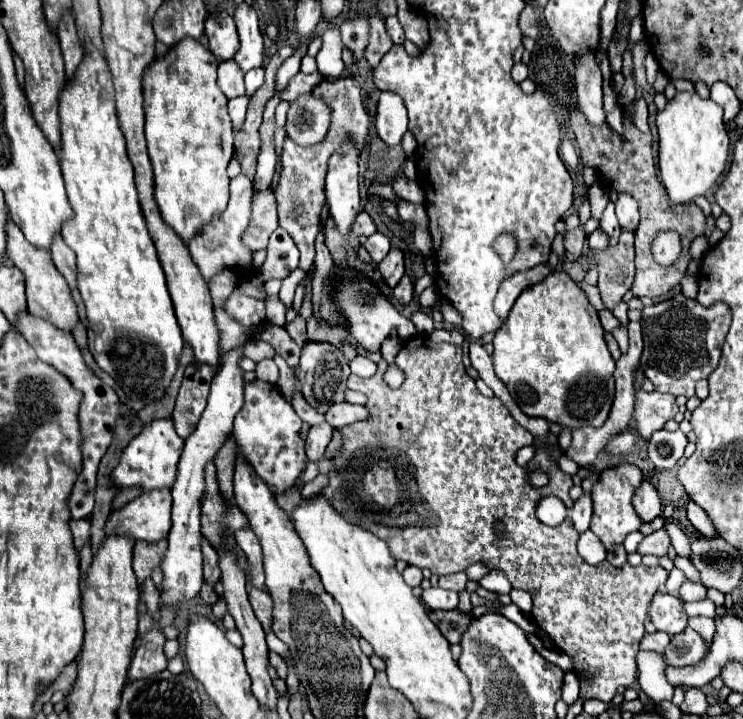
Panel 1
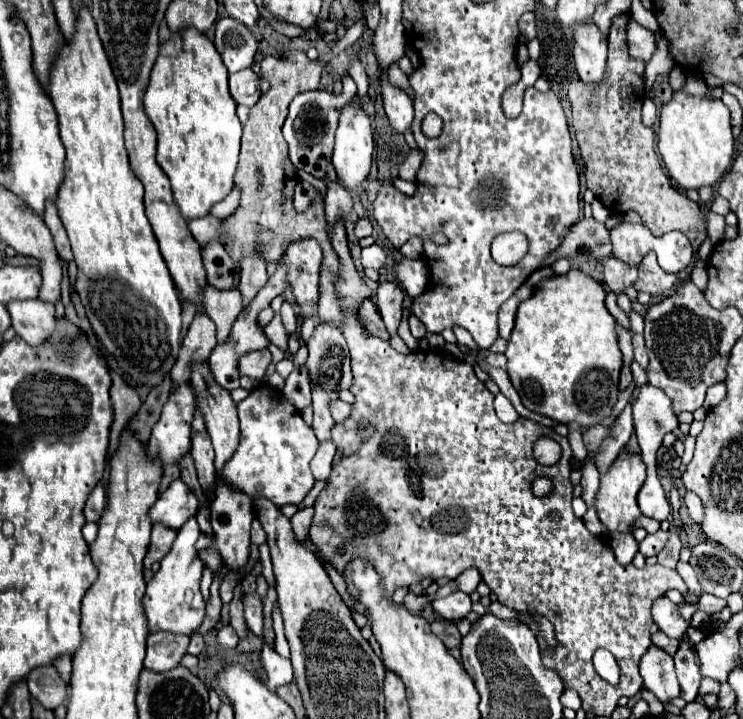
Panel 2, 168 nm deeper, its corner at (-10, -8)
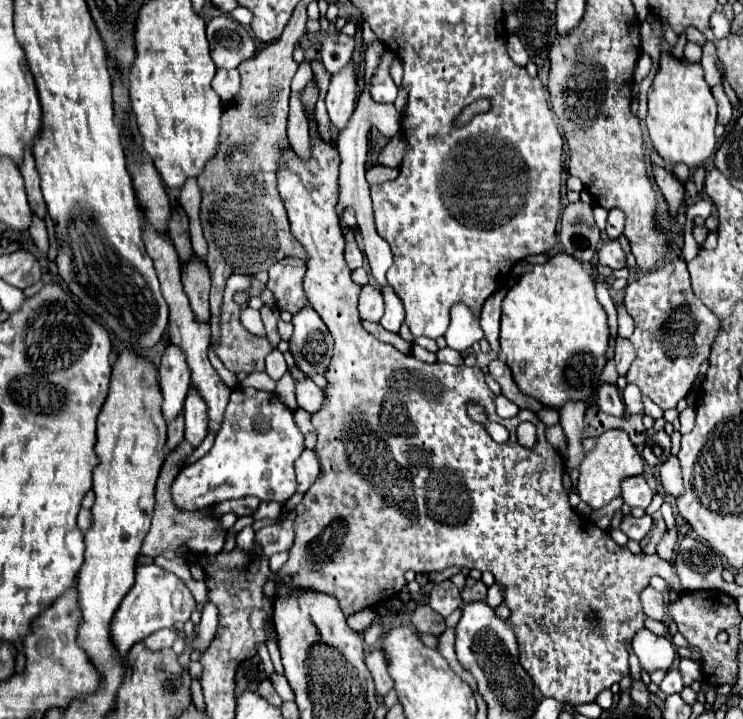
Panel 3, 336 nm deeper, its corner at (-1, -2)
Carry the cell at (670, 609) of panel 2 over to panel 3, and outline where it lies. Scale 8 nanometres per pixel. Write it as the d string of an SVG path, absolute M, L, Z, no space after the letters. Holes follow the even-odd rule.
M648 585L646 589L642 589L640 603L642 603L642 609L648 617L652 617L656 621L664 619L664 595L660 591L656 591Z

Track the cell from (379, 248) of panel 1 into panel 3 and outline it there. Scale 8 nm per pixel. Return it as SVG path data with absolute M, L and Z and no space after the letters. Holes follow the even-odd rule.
M352 241L352 243L346 243L346 249L344 249L344 261L346 261L346 265L348 265L348 269L358 269L358 267L362 267L362 263L364 263L364 253L360 251L360 247L356 245L356 241Z

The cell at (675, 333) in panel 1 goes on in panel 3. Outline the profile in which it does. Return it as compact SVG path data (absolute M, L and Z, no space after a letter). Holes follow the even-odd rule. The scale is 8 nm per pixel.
M684 259L670 261L660 269L630 281L624 305L634 319L630 343L636 349L636 361L630 365L626 379L628 383L638 385L638 389L660 409L674 409L692 389L700 363L708 359L720 321L706 309L706 305L702 305L702 301L698 301L698 297L694 297Z

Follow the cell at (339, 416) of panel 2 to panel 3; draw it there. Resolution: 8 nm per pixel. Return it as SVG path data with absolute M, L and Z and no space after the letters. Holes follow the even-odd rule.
M310 379L304 381L296 381L296 401L298 407L308 411L308 413L316 413L322 407L322 389L316 387Z

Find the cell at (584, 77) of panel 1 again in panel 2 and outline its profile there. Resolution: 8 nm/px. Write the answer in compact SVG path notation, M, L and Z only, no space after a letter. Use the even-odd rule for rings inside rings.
M593 21L577 27L573 61L583 83L591 87L599 87L603 83L607 63L607 39L601 35Z

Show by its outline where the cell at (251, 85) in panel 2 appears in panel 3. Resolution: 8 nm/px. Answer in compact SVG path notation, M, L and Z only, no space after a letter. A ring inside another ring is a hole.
M220 69L212 81L212 89L218 93L220 101L222 103L228 103L234 99L234 95L238 93L240 89L240 75L236 69Z

